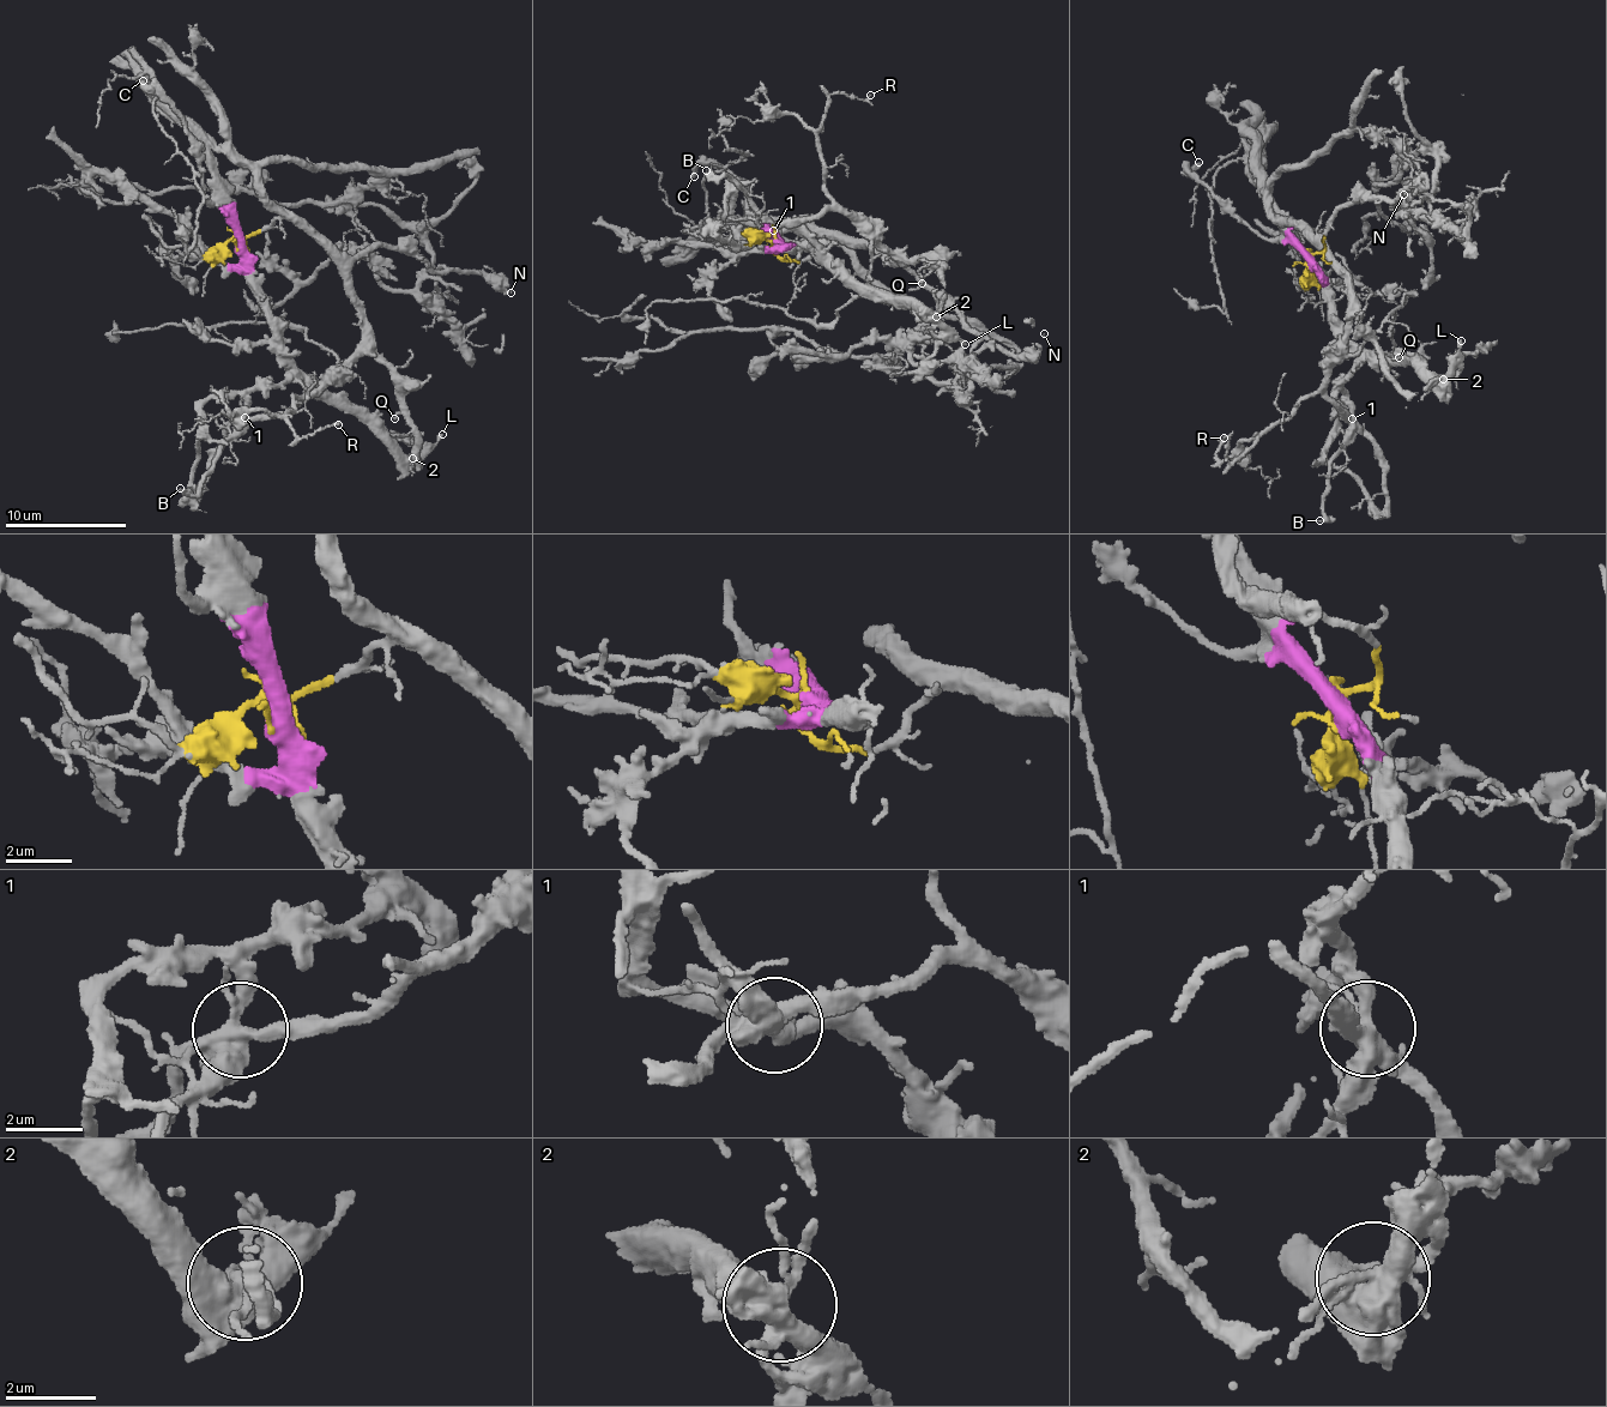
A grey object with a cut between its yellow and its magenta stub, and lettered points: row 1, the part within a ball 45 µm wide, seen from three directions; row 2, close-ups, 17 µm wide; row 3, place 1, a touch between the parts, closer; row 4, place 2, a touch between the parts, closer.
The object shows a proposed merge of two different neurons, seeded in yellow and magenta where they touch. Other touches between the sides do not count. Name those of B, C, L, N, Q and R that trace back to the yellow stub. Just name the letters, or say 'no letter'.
N, Q, R

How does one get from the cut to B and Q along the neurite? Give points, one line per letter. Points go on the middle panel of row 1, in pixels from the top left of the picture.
B: (777, 243), (805, 246), (804, 240), (819, 248), (803, 233), (774, 233), (730, 176), (706, 169)
Q: (773, 245), (779, 258), (798, 261), (844, 234), (898, 263), (899, 254), (924, 259), (930, 271), (920, 284)

